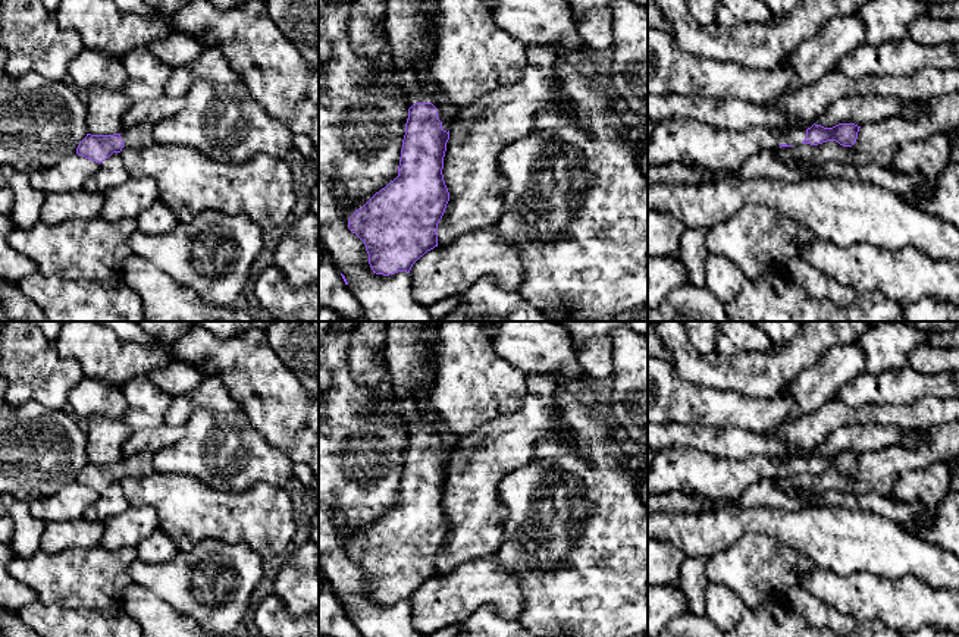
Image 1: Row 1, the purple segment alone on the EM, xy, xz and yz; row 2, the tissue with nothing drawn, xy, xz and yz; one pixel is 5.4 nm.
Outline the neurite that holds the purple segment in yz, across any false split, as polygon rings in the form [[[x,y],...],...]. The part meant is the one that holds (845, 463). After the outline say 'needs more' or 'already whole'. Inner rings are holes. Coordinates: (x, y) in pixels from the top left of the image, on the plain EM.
[[[665,448],[656,452],[654,464],[648,470],[648,495],[665,495],[671,492],[692,493],[711,503],[720,500],[737,500],[743,492],[761,480],[775,480],[781,476],[797,473],[818,474],[827,470],[836,470],[843,476],[852,476],[856,471],[858,454],[839,452],[833,456],[812,454],[806,459],[802,456],[768,458],[752,455],[745,459],[714,458],[696,449]]]; needs more

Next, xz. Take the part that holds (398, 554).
[[[419,414],[417,432],[408,437],[398,505],[348,547],[348,558],[364,571],[369,593],[376,603],[410,602],[420,586],[438,575],[438,552],[449,530],[442,503],[449,459],[442,456],[432,429],[429,418]]]; needs more

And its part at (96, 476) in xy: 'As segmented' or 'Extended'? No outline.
Extended

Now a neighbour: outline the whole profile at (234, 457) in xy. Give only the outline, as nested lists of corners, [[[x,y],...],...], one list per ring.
[[[197,407],[184,427],[179,442],[153,454],[154,471],[194,476],[222,495],[258,483],[294,483],[294,462],[270,446],[242,411],[229,417]]]

